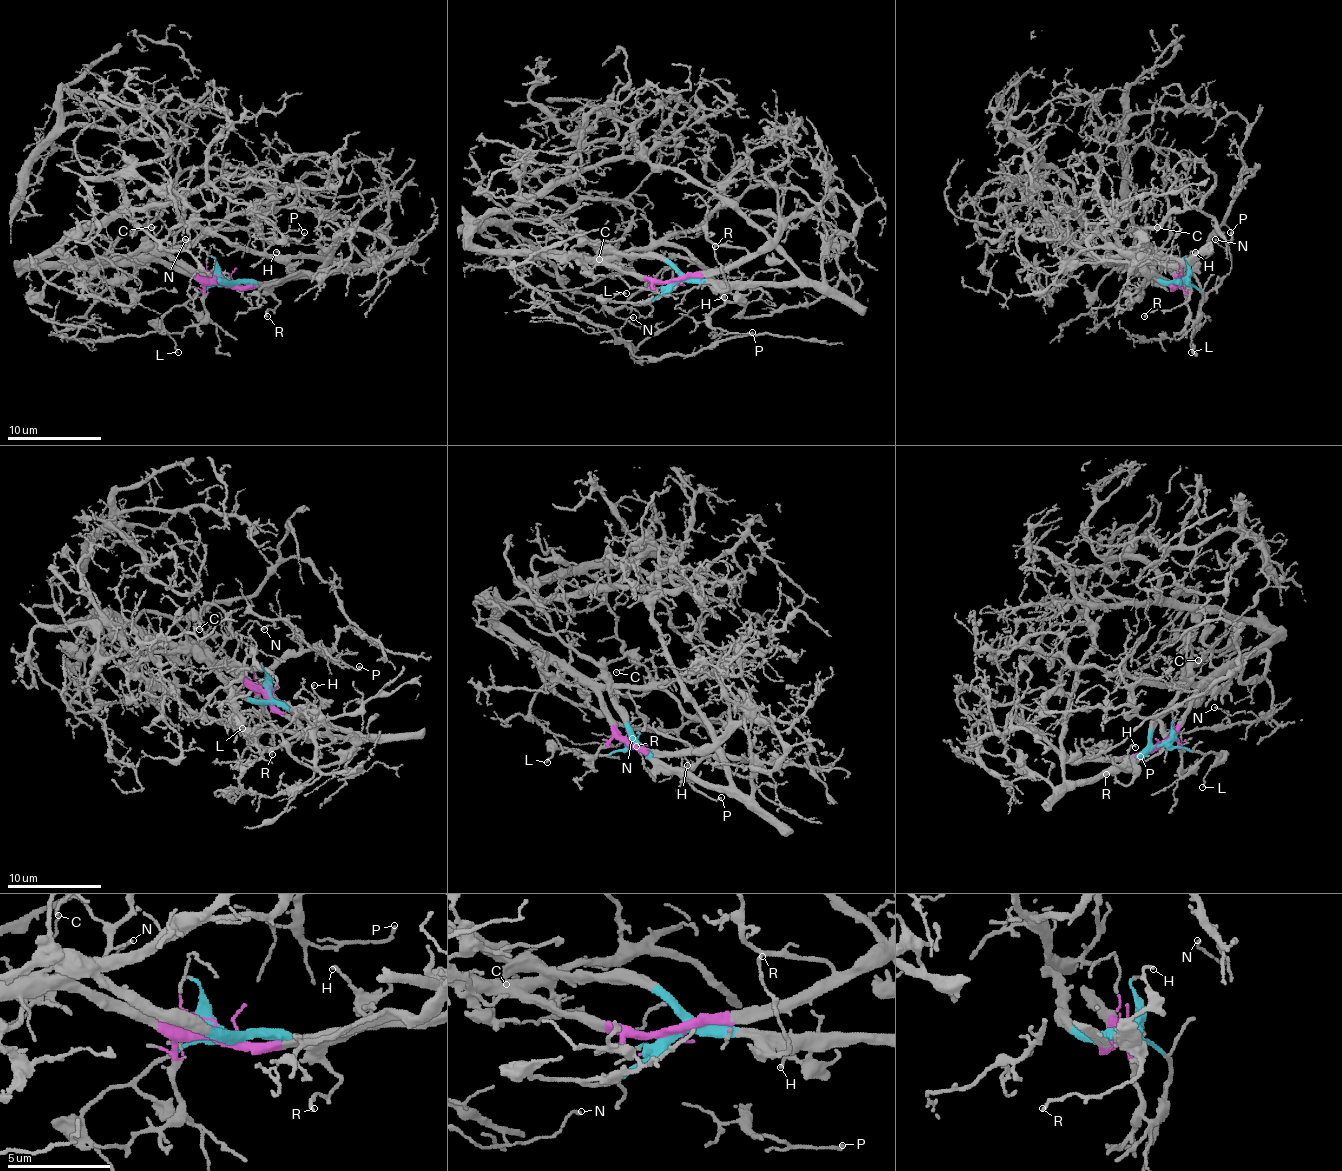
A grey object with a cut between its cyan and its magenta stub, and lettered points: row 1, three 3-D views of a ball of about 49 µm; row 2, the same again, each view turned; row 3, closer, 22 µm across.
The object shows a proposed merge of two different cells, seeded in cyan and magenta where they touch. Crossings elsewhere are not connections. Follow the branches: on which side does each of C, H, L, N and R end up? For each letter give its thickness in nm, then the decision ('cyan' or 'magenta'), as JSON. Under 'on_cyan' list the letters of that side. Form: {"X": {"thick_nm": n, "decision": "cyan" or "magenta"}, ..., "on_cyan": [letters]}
{"C": {"thick_nm": 110, "decision": "magenta"}, "H": {"thick_nm": 130, "decision": "cyan"}, "L": {"thick_nm": 130, "decision": "cyan"}, "N": {"thick_nm": 130, "decision": "magenta"}, "R": {"thick_nm": 150, "decision": "cyan"}, "on_cyan": ["H", "L", "R"]}

